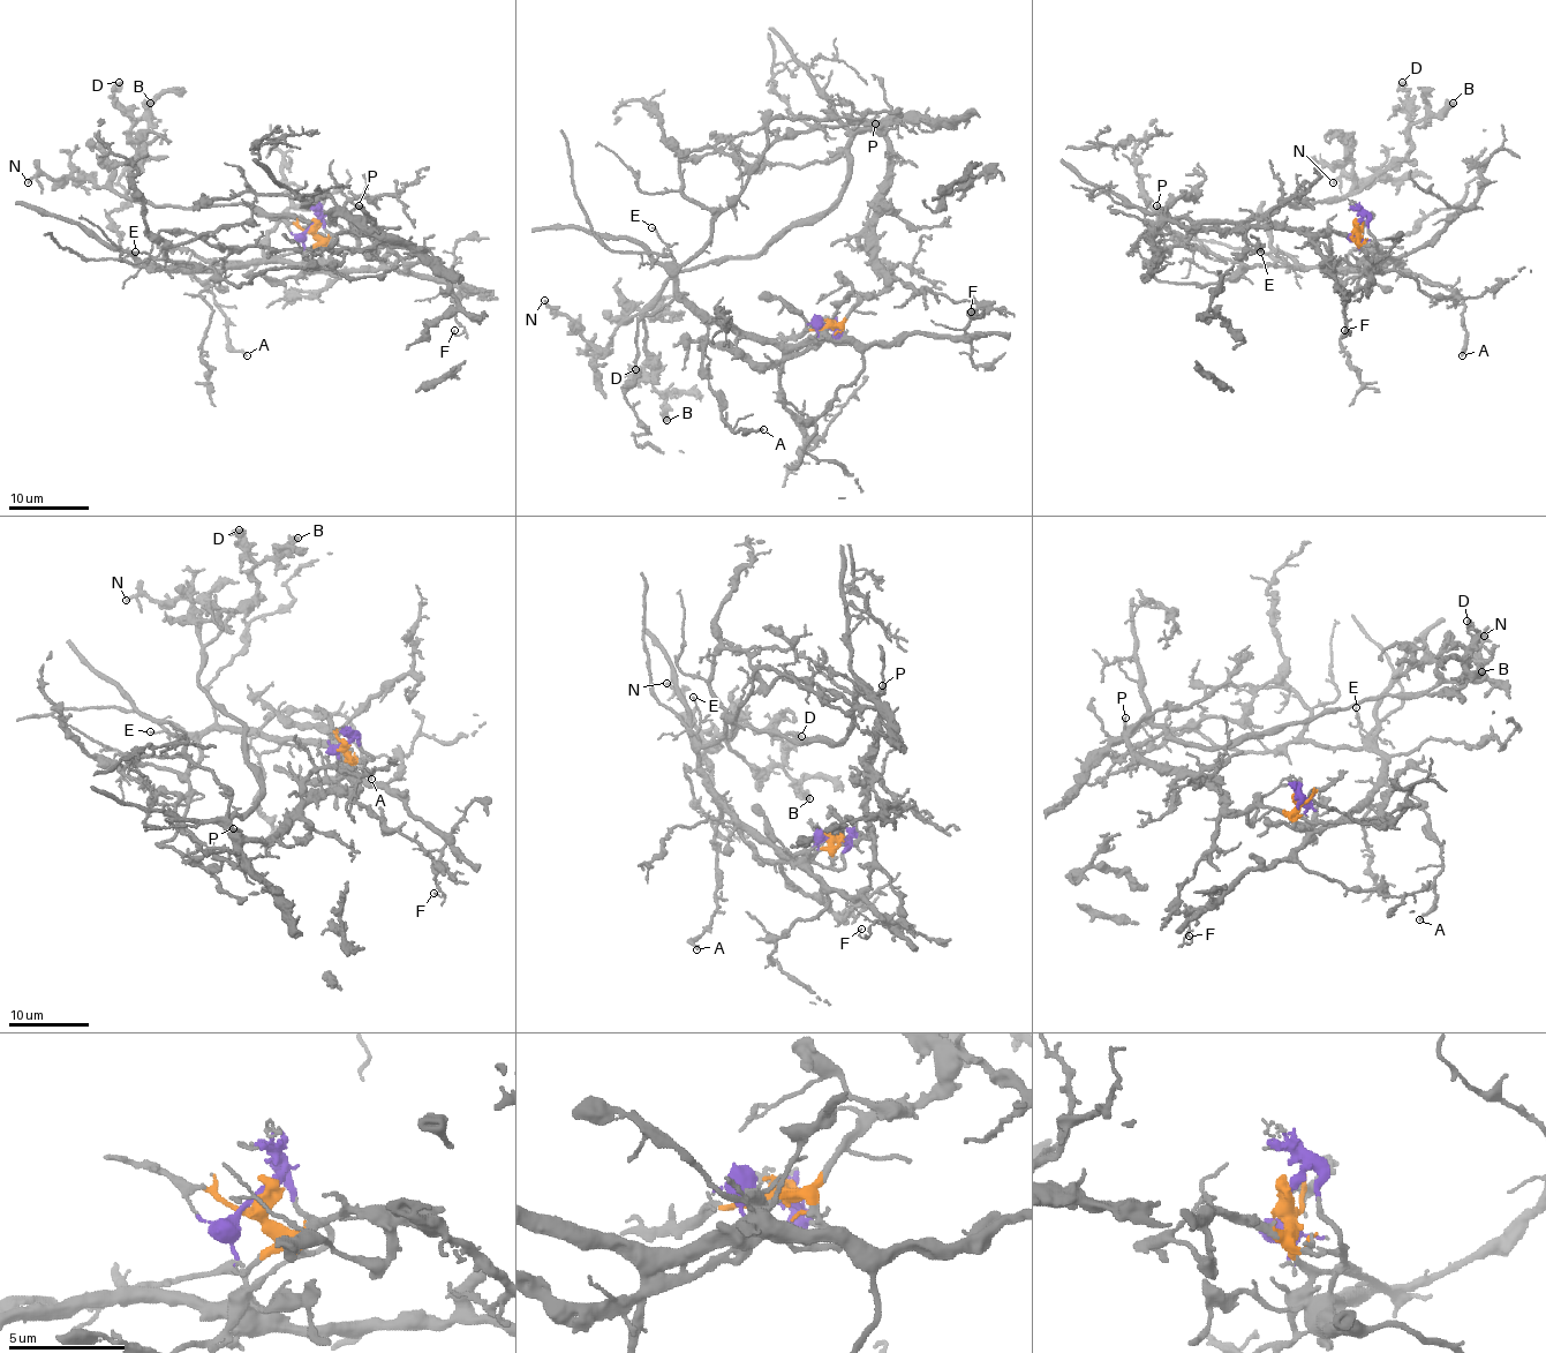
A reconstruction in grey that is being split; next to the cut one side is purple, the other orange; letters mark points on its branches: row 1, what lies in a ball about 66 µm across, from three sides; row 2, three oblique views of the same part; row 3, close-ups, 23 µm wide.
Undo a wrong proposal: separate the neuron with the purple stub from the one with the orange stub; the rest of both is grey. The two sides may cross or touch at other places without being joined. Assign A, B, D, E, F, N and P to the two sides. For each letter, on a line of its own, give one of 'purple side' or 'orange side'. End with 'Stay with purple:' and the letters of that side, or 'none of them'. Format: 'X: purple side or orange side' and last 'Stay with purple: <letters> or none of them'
A: purple side
B: orange side
D: orange side
E: purple side
F: purple side
N: orange side
P: orange side
Stay with purple: A, E, F

